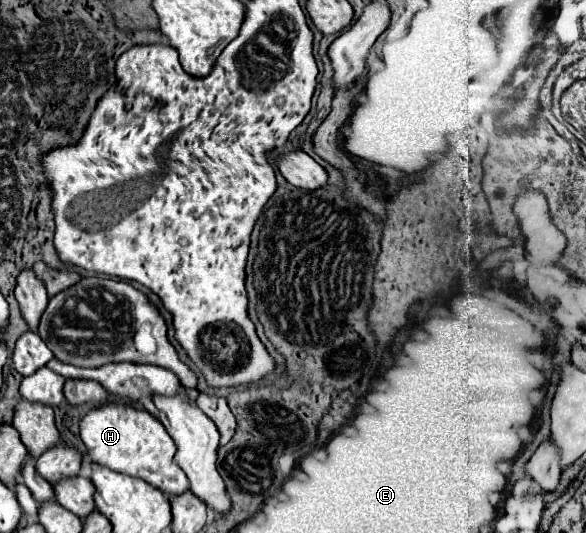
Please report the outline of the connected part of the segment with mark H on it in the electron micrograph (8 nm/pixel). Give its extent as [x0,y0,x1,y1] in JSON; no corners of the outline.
[78,404,188,496]

